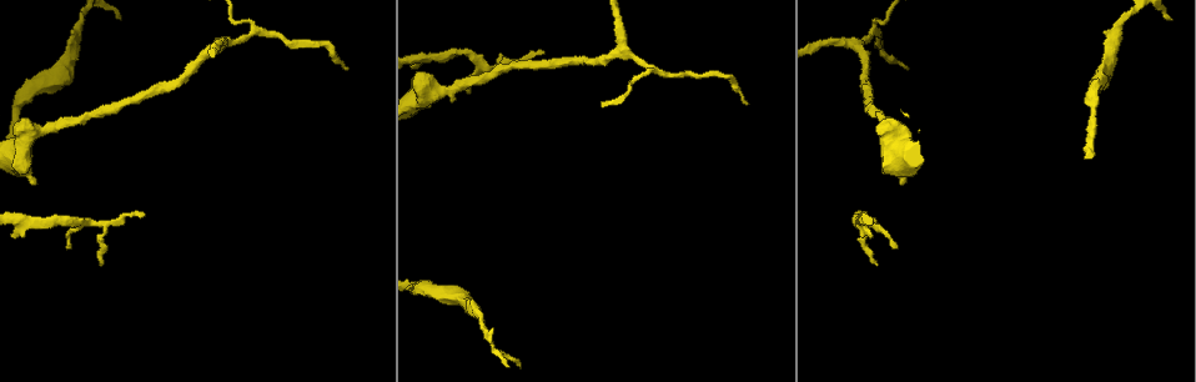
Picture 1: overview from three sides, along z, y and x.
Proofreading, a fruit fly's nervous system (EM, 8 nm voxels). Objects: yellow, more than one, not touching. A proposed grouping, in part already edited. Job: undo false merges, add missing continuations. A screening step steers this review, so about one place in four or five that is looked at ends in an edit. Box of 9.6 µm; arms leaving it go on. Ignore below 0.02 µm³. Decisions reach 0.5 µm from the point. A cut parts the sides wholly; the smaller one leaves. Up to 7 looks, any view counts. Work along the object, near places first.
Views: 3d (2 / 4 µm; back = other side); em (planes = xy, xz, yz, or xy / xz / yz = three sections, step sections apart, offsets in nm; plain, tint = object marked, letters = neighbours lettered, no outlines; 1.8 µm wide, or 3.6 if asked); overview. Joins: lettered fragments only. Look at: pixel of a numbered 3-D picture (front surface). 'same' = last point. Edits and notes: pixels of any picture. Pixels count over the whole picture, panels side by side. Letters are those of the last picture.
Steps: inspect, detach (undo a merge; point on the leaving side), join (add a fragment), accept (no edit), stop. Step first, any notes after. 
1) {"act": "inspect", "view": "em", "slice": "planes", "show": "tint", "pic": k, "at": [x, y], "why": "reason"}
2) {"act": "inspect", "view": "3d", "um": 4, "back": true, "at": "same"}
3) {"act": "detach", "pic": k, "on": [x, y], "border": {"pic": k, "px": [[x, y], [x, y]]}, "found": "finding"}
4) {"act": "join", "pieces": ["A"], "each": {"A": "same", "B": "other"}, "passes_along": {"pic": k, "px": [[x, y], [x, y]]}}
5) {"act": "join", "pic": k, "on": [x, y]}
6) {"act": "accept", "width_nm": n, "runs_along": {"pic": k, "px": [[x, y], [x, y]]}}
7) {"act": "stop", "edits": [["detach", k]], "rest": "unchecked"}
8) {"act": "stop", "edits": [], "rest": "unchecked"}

{"act": "inspect", "view": "3d", "um": 2, "pic": 1, "at": [120, 17], "why": "branch stops here"}

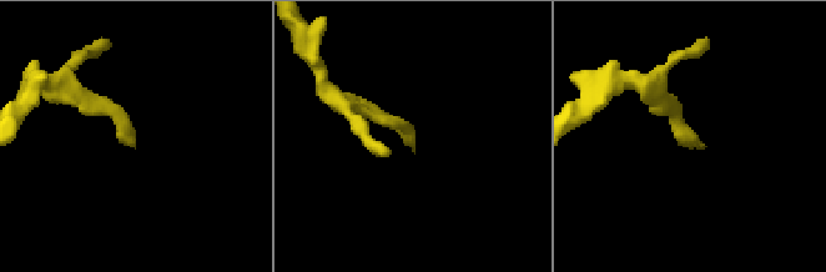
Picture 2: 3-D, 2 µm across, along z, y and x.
{"act": "inspect", "view": "em", "slice": "xz", "step": 8, "show": "letters", "pic": 2, "at": [132, 145], "why": "shape alone is not enough"}

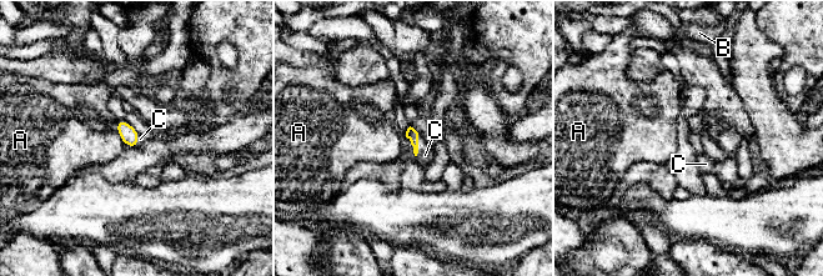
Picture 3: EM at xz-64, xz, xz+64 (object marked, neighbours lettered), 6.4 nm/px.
{"act": "inspect", "view": "em", "slice": "planes", "show": "letters", "at": "same", "why": "another direction"}

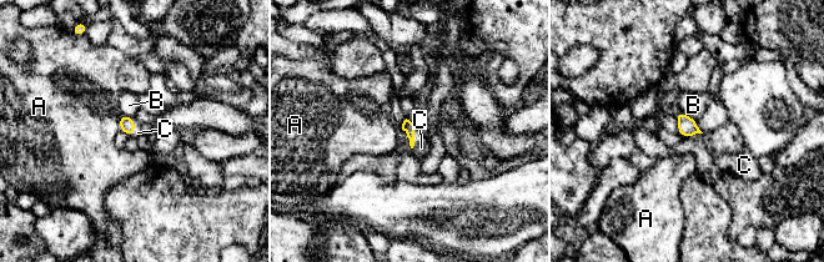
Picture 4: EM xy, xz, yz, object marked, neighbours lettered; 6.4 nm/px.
{"act": "join", "pieces": ["C"], "each": {"A": "other", "B": "other", "C": "same"}, "found": "the cell continues"}

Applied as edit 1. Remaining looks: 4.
{"act": "inspect", "view": "em", "slice": "xy", "step": 4, "show": "tint", "pic": 1, "at": [901, 182], "why": "free end"}

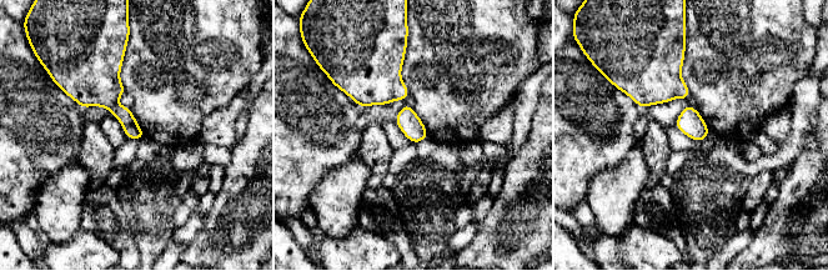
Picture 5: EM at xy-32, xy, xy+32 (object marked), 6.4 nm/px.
{"act": "inspect", "view": "em", "slice": "xz", "step": 16, "show": "letters", "at": "same", "why": "another direction"}

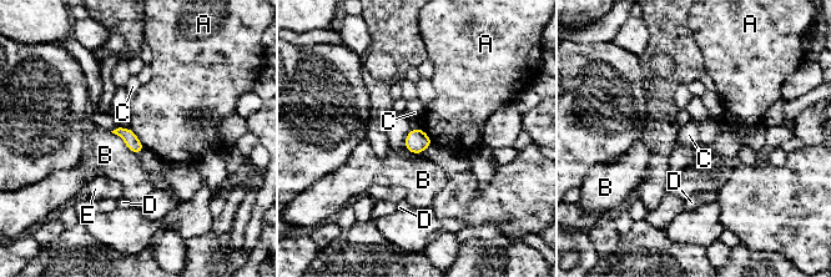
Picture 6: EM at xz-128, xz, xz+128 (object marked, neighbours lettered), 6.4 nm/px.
{"act": "accept", "each": {"A": "other", "B": "other", "C": "other", "D": "other", "E": "other"}, "border": {"pic": 6, "px": [[130, 127], [145, 147]]}, "found": "no lettered fragment goes on from it"}

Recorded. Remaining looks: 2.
{"act": "inspect", "view": "3d", "um": 4, "pic": 1, "at": [142, 216], "why": "thin end"}

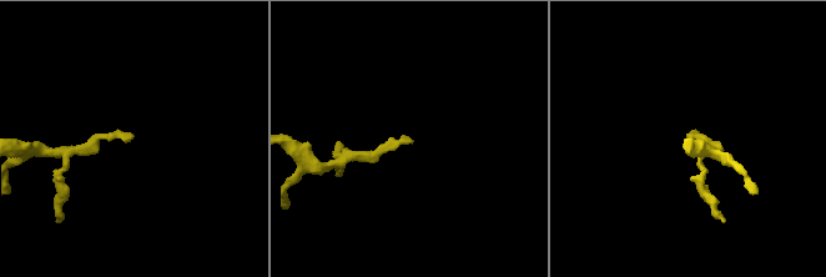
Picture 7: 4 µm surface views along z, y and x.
{"act": "inspect", "view": "em", "slice": "planes", "show": "letters", "pic": 7, "at": [130, 139]}

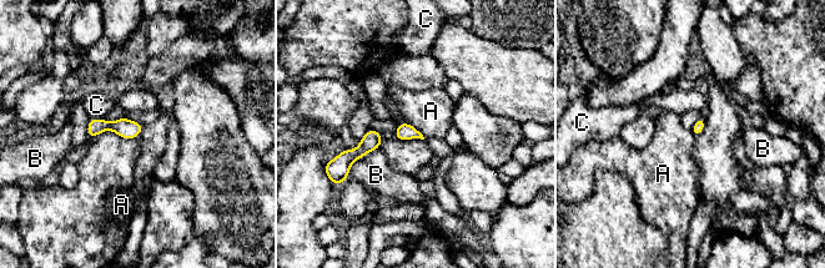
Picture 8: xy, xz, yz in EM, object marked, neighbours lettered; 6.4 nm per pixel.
{"act": "accept", "each": {"A": "other", "B": "other", "C": "other"}, "border": {"pic": 8, "px": [[405, 121], [411, 124], [423, 137]]}, "found": "no lettered fragment goes on from it"}

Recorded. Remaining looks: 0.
{"act": "stop", "edits": [["join", 4]], "rest": "unchecked"}

